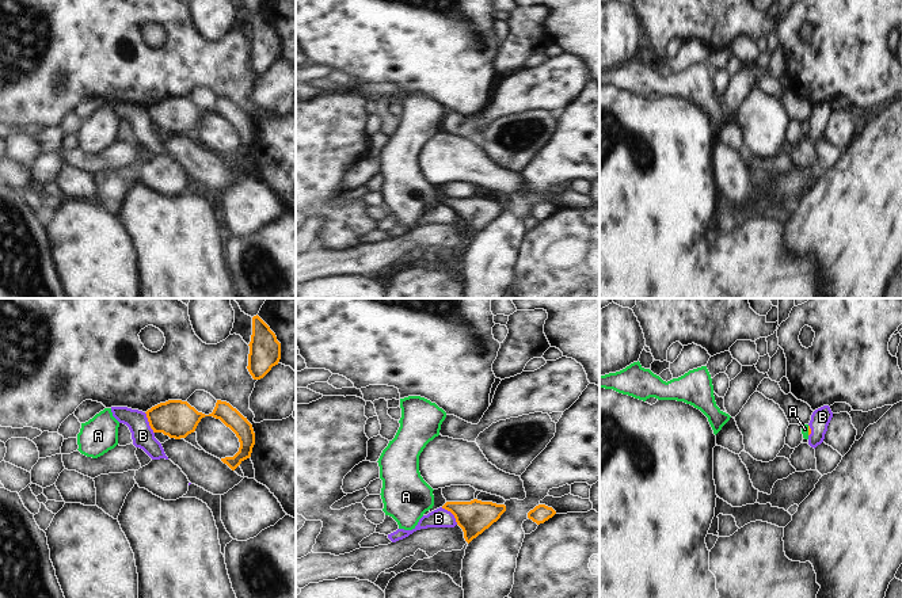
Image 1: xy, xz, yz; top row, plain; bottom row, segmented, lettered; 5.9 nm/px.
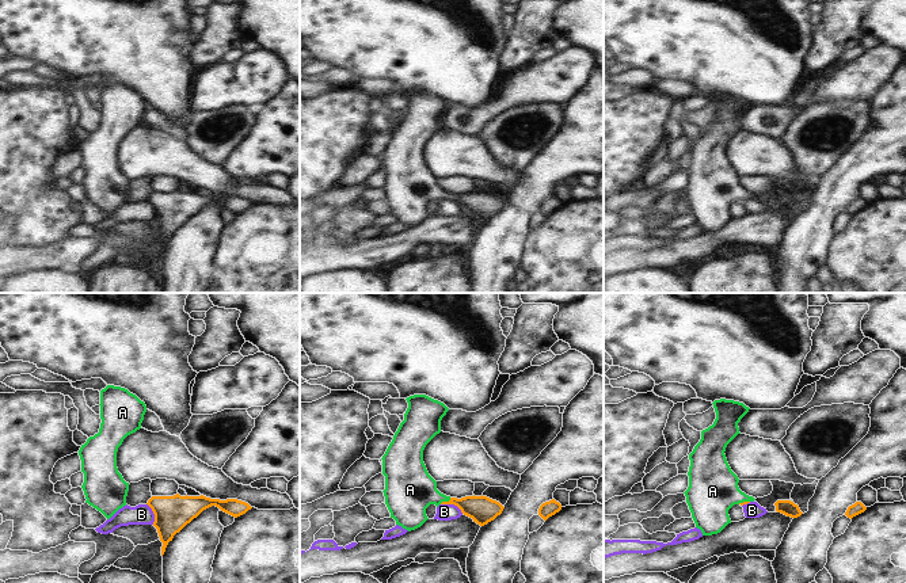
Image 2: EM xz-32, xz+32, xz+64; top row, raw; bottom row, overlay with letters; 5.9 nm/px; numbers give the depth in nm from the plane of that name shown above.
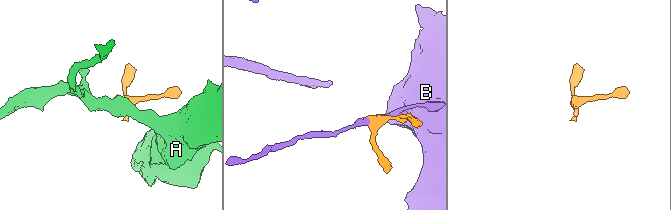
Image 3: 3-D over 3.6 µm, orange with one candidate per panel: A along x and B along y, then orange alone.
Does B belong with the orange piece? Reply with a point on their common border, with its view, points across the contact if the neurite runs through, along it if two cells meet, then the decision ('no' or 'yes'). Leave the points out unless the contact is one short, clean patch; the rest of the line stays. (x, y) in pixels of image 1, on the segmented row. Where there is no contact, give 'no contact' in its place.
contact xz (452, 513); border xz (441, 507), (446, 509), (457, 524); no

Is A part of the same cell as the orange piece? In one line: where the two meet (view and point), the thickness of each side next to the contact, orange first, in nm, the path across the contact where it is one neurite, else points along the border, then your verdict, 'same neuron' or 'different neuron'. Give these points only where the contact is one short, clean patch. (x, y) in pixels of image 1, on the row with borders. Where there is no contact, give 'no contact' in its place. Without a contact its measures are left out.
meets orange in yz at (809, 430); 20 nm thick on the orange side, 50 nm on the other; runs through yz (809, 426), (809, 430), (805, 429); same neuron

